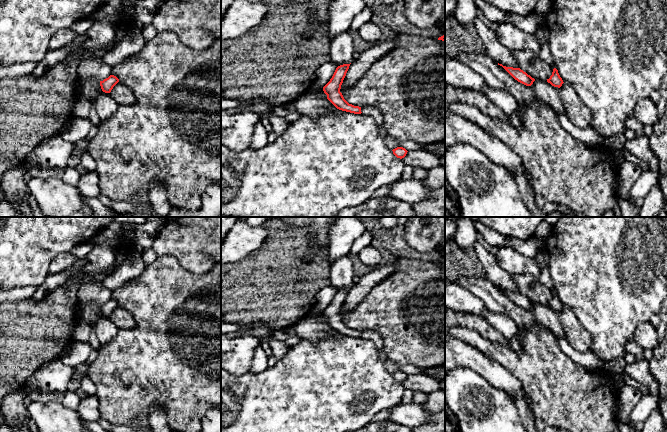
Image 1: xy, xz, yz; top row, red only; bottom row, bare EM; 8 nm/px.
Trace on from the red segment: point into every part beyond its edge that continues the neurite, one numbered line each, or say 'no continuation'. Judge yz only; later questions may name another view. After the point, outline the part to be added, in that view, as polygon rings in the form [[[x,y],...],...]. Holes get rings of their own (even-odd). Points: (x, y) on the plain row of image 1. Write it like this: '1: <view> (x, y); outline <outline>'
no continuation

